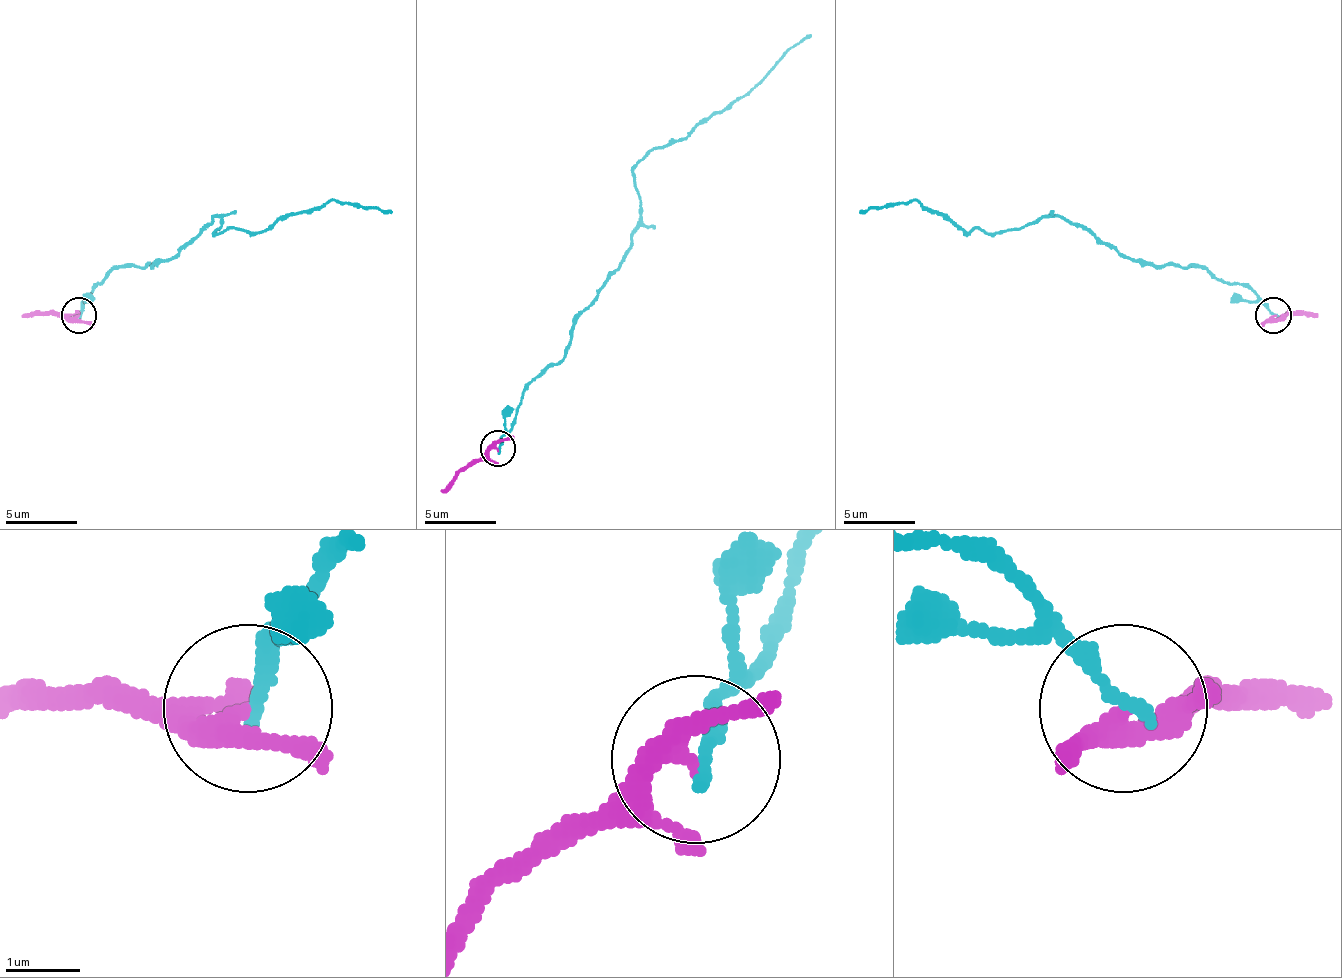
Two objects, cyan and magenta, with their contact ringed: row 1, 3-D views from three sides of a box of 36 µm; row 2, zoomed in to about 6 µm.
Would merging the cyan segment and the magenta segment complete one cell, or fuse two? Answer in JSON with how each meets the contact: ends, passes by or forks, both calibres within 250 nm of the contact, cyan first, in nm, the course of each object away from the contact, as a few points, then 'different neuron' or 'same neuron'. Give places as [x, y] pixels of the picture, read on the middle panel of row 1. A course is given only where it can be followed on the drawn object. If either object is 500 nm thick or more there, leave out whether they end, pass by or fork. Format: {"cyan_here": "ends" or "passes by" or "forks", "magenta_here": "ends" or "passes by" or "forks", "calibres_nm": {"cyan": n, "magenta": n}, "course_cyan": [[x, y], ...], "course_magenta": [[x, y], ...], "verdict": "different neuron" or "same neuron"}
{"cyan_here": "ends", "magenta_here": "passes by", "calibres_nm": {"cyan": 220, "magenta": 280}, "course_cyan": [[499, 449], [516, 424], [520, 395], [563, 356], [577, 317], [630, 246], [641, 206], [634, 171], [812, 35]], "course_magenta": [[499, 449], [463, 467], [441, 492]], "verdict": "different neuron"}

